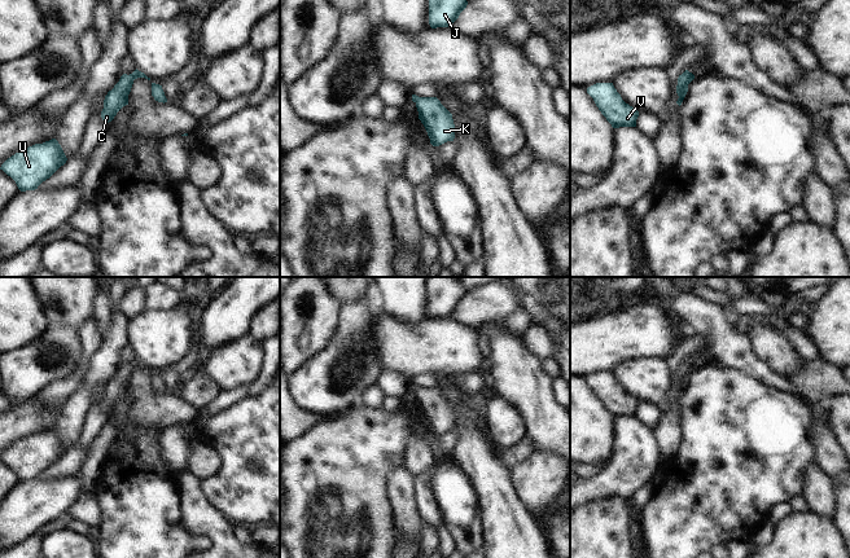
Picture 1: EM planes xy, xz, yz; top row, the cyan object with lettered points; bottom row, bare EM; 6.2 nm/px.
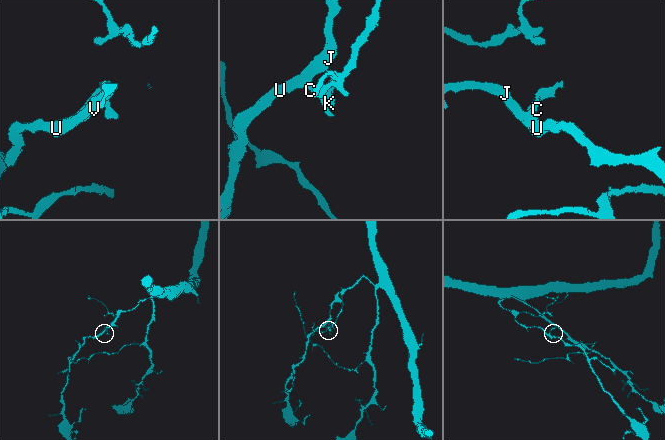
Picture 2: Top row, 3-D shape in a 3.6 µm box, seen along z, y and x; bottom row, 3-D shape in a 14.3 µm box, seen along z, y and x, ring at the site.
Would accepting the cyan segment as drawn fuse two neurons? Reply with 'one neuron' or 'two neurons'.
one neuron

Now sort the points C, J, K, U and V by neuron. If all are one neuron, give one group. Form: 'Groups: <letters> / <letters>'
Groups: C J K U V.

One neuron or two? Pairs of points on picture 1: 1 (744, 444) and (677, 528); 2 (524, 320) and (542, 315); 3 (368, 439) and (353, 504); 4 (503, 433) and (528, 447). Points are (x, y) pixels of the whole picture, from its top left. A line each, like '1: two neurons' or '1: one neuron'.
1: one neuron
2: two neurons
3: one neuron
4: two neurons

